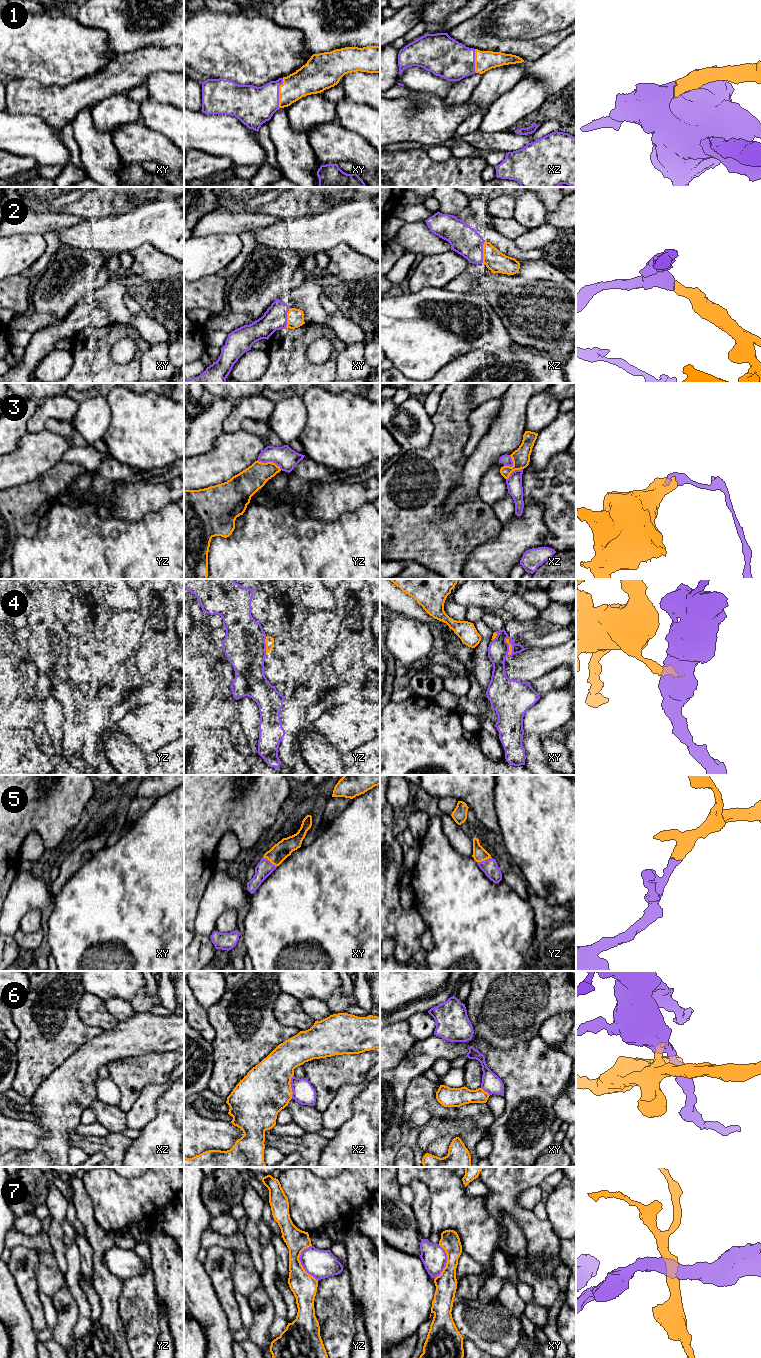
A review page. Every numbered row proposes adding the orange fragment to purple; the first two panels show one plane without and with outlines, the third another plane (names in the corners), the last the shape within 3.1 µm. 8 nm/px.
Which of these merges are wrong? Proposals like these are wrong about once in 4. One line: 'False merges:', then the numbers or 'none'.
False merges: 3, 4, 6, 7

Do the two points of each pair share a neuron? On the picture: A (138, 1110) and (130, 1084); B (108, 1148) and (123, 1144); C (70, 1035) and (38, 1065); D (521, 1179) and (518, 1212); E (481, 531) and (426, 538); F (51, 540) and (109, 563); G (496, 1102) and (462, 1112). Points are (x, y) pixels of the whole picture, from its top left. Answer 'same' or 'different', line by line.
A: different
B: same
C: same
D: same
E: same
F: same
G: different

